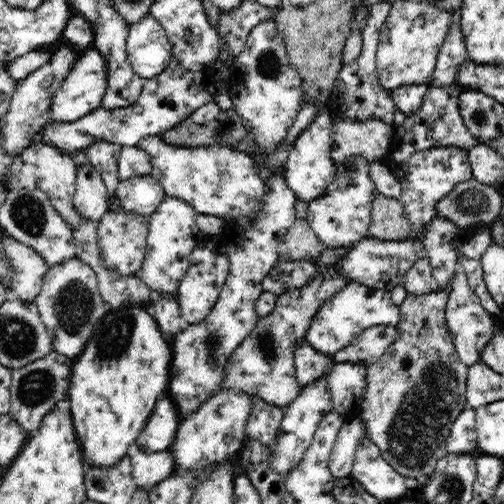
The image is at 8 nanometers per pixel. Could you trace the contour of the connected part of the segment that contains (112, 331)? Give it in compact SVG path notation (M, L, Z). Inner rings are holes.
M124 306L118 310L108 311L104 315L93 330L93 335L82 354L75 358L67 392L70 399L69 409L86 469L90 467L109 469L135 449L138 435L144 430L160 394L164 394L168 389L172 362L171 338L162 334L160 325L147 312L146 306Z

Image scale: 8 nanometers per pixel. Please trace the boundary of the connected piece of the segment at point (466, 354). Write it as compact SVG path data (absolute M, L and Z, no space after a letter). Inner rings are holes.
M459 269L453 275L449 286L452 288L452 293L445 313L446 326L448 331L450 331L450 335L452 335L452 341L454 341L455 349L458 351L460 361L470 367L471 365L481 363L480 352L482 352L482 348L486 348L490 338L498 330L498 326L501 324L501 317L495 317L484 310L478 296L470 288L466 272L463 270Z

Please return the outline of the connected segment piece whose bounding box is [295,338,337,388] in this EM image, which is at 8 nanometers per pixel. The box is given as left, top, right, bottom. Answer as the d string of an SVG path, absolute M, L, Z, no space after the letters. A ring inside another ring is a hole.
M306 338L296 343L295 376L301 388L328 375L336 364L333 356L316 351Z

